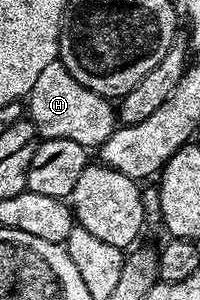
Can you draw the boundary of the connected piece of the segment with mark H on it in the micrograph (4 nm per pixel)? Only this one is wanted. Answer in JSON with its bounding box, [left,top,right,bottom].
[26,59,118,150]

